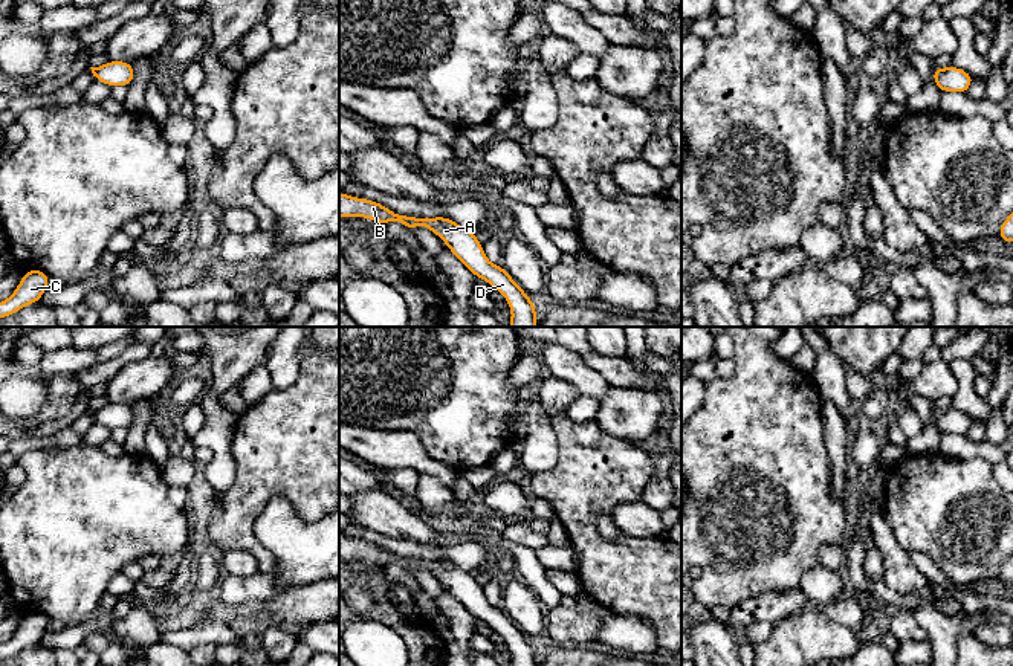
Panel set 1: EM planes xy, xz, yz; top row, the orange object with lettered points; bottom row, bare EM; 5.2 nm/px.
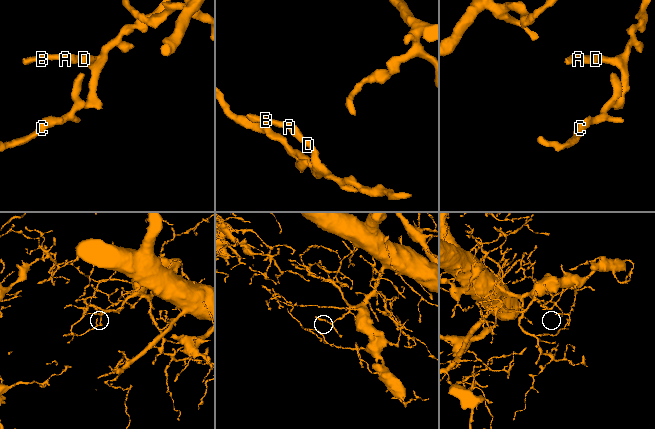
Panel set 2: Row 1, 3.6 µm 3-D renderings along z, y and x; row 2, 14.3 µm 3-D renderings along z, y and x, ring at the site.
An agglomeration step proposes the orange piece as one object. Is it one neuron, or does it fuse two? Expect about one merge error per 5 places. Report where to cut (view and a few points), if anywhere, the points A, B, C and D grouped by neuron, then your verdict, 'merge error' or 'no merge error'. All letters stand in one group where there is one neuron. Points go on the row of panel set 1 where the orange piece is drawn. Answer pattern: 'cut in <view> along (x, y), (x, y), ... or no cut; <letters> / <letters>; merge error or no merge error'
no cut; A B C D; no merge error

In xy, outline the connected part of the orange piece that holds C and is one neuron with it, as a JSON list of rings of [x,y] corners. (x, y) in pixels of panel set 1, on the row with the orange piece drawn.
[[[28,270],[18,283],[15,292],[0,302],[0,319],[17,313],[20,309],[38,302],[47,290],[49,275],[43,270]]]

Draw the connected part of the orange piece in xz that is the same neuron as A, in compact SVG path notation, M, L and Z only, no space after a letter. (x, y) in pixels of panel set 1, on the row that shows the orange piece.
M339 192L339 217L365 217L385 226L396 220L406 229L425 226L439 235L449 251L474 273L487 281L495 290L501 292L512 310L510 327L538 327L535 316L538 310L526 292L513 278L497 264L492 264L483 251L483 244L475 238L471 229L461 228L448 217L420 218L402 215L390 211L382 203L358 199Z

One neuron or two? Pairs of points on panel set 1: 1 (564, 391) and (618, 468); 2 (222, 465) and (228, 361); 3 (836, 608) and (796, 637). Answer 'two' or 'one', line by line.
1: two
2: one
3: two

